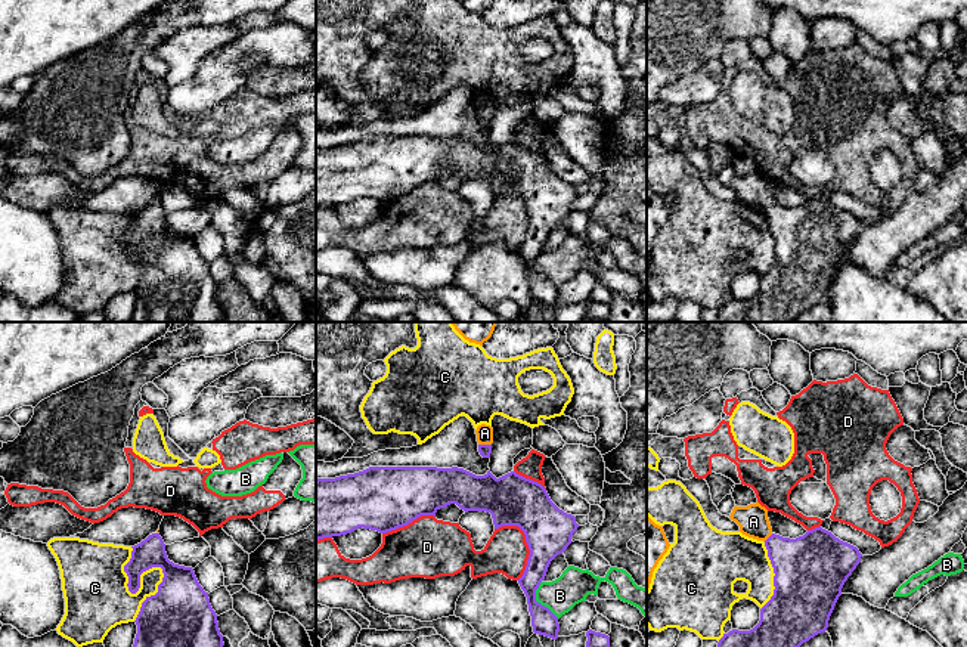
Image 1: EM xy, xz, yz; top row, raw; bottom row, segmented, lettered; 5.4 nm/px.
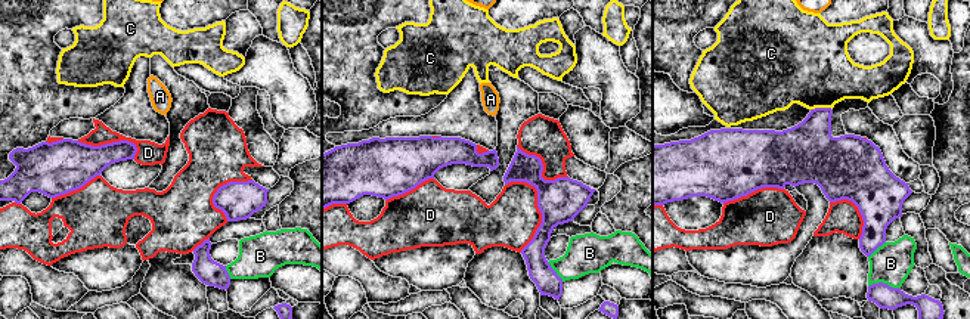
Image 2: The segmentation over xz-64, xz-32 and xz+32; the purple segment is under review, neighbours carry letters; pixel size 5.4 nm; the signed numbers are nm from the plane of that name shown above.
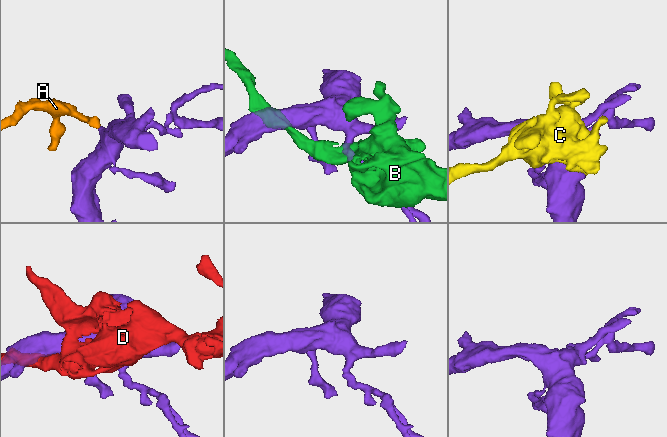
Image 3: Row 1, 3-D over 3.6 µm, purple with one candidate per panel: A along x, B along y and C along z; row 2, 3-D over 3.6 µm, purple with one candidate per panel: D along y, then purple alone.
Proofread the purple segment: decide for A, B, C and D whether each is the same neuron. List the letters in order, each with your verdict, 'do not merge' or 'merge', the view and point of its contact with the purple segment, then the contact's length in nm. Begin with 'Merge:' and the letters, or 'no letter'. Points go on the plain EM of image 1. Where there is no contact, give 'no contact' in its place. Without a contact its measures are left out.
Merge: A
A: merge | xz (484, 114) | 70 nm
B: do not merge | xz (536, 271) | 220 nm
C: do not merge | xy (145, 240) | 400 nm
D: do not merge | xz (527, 213) | 320 nm

